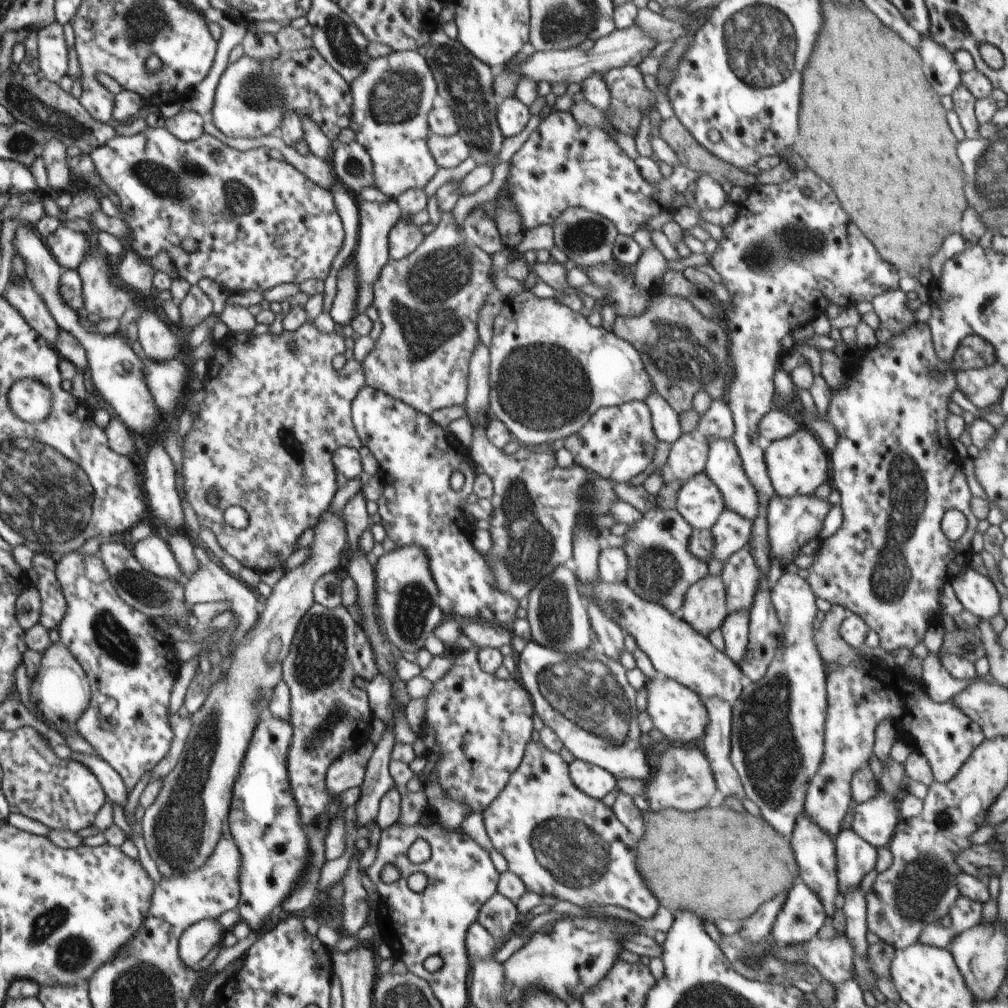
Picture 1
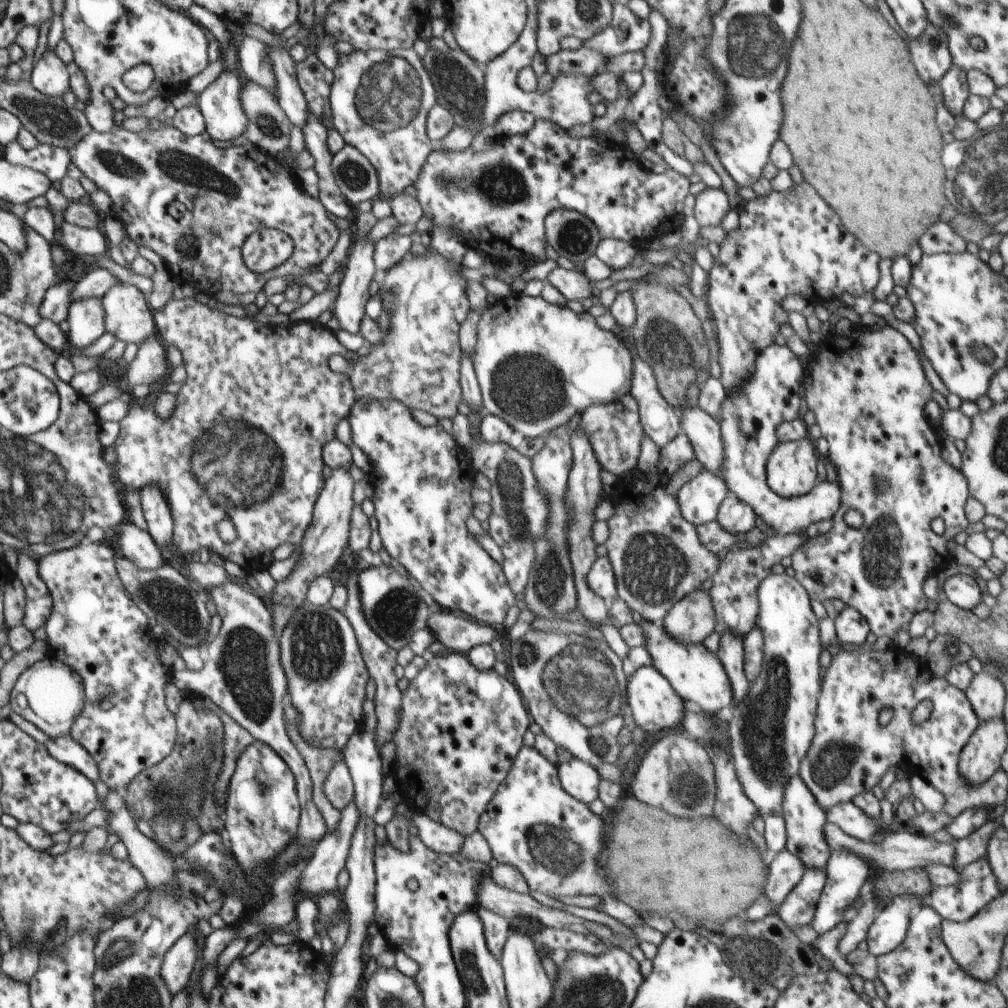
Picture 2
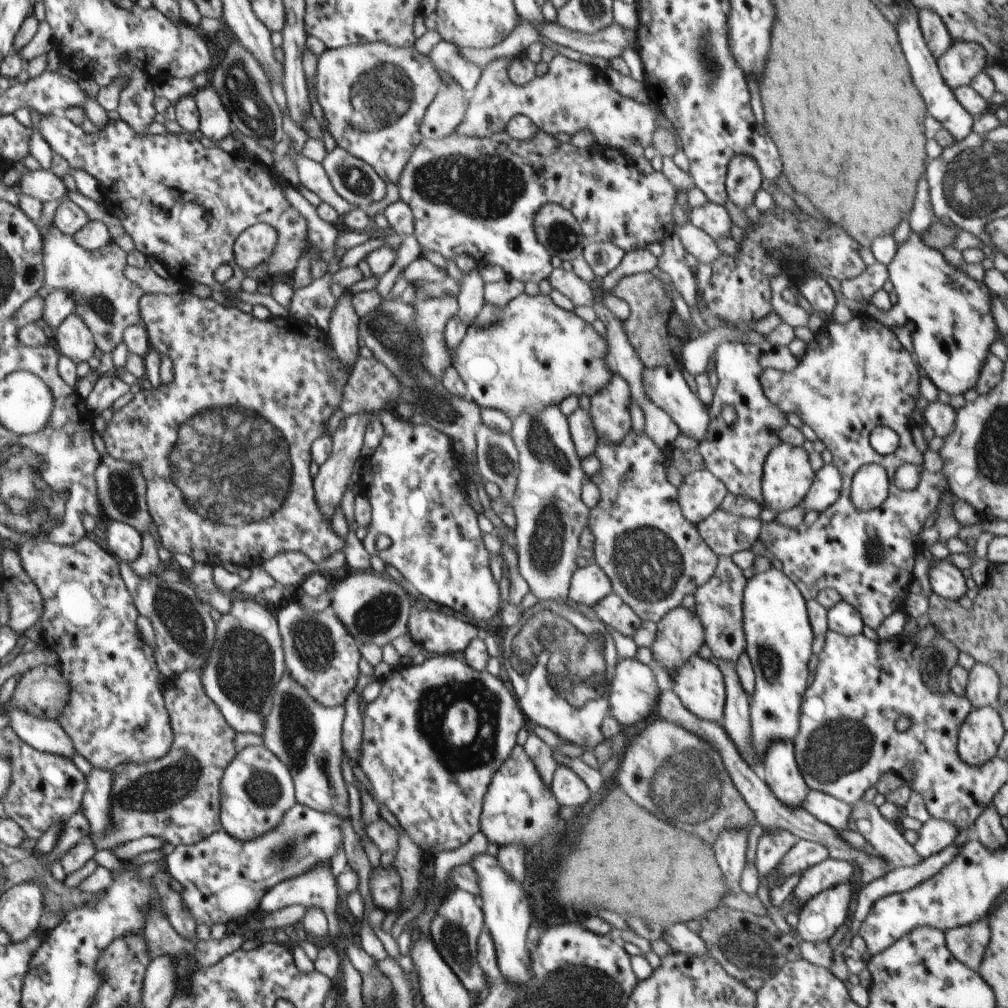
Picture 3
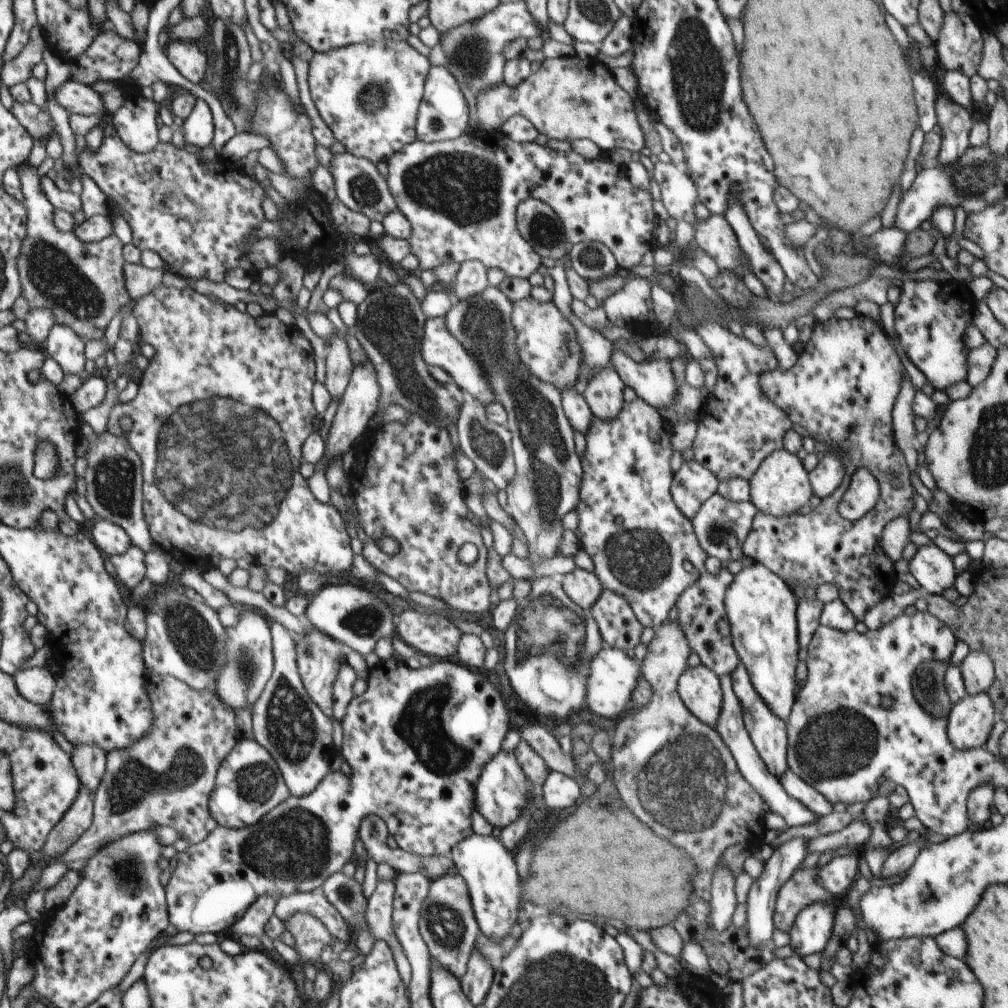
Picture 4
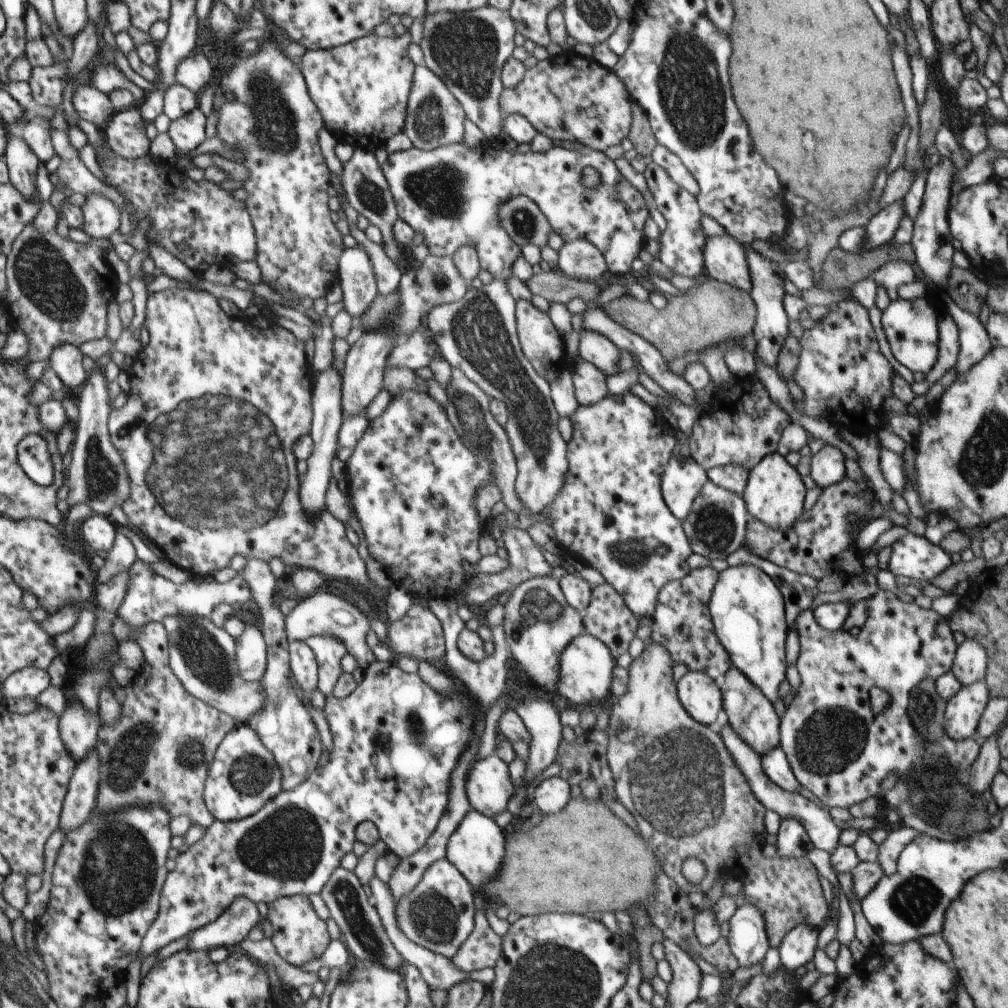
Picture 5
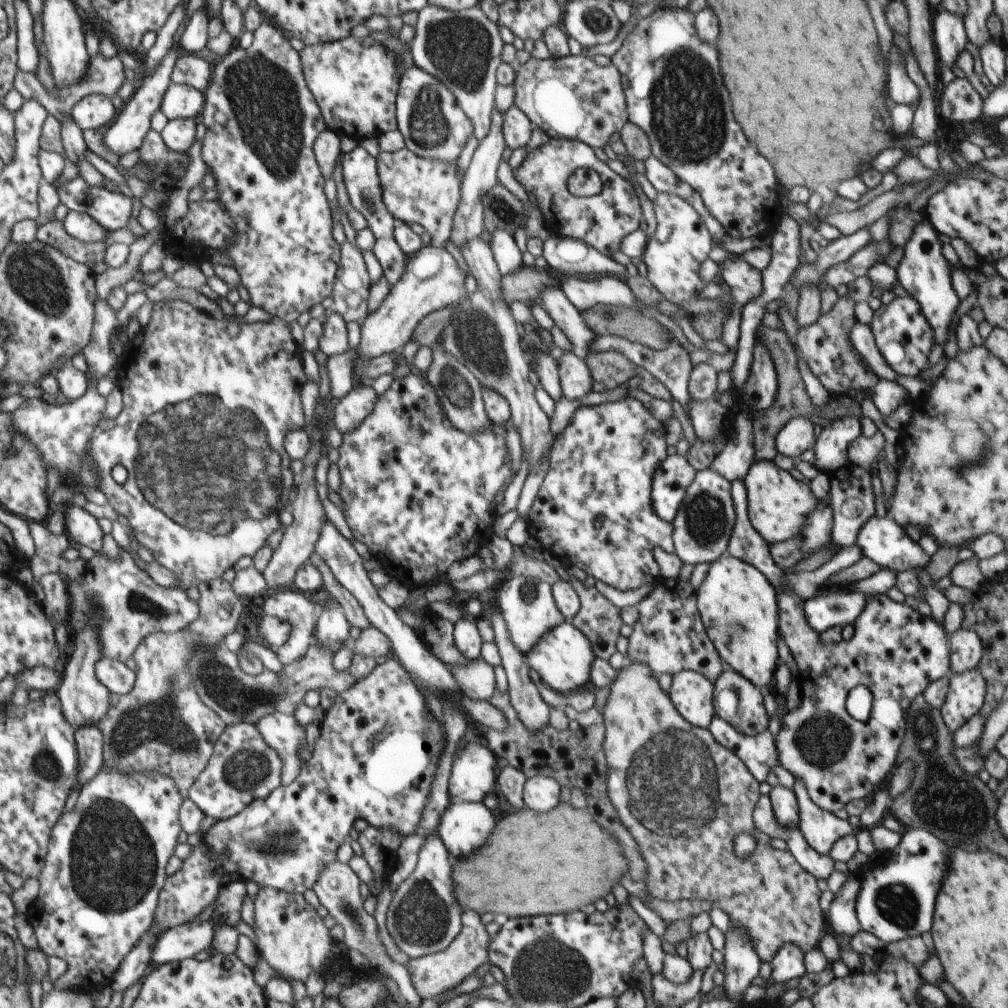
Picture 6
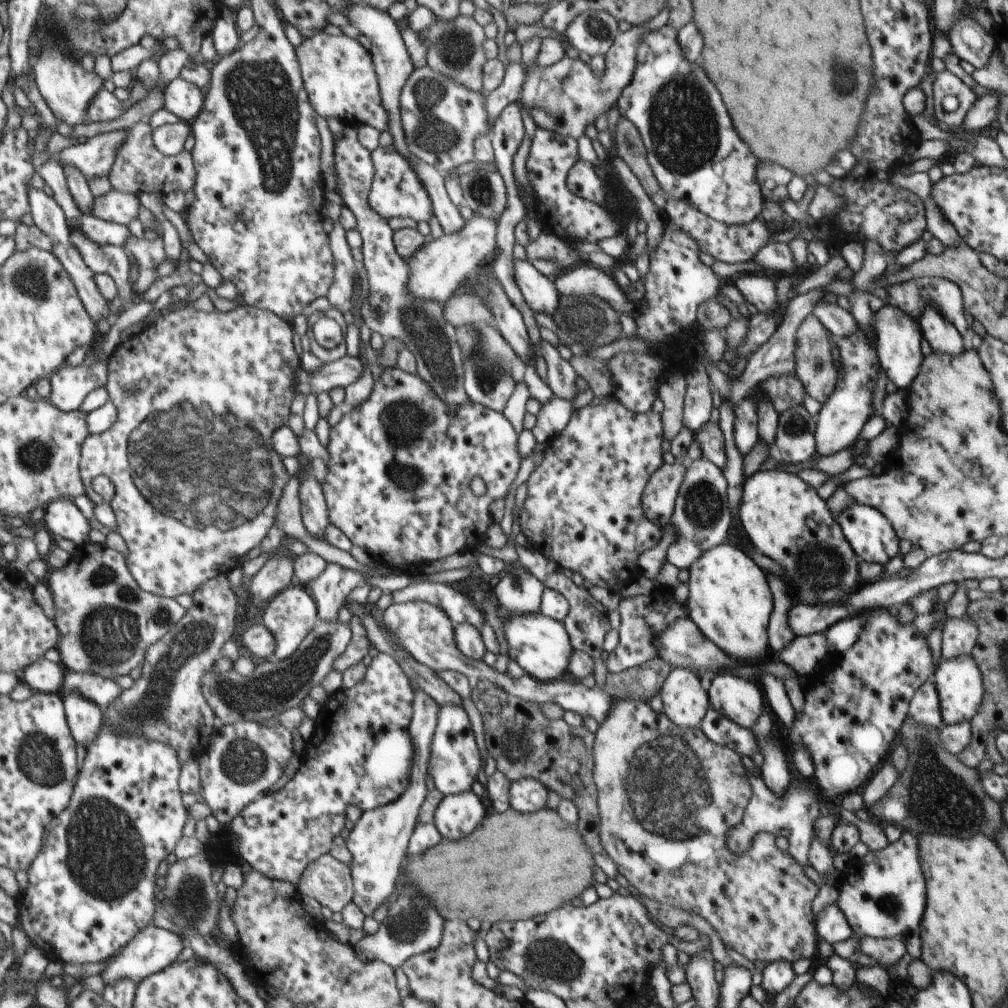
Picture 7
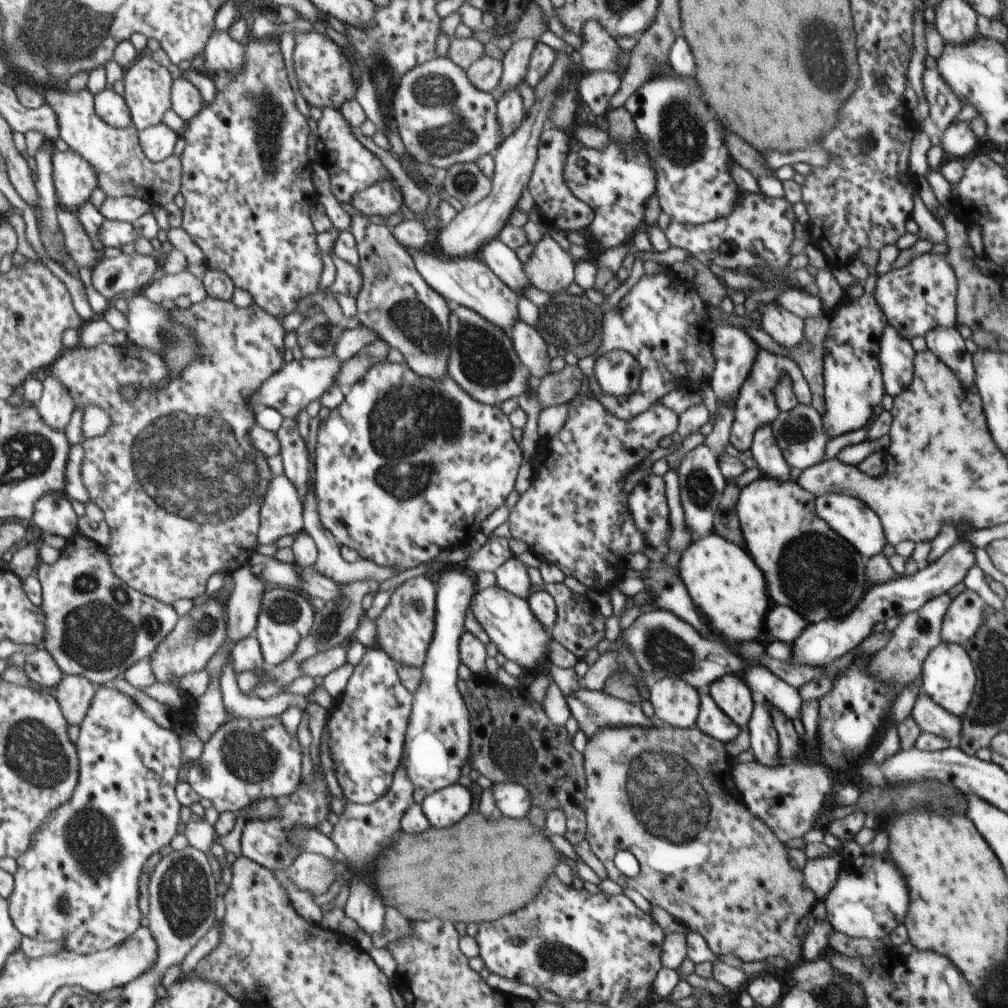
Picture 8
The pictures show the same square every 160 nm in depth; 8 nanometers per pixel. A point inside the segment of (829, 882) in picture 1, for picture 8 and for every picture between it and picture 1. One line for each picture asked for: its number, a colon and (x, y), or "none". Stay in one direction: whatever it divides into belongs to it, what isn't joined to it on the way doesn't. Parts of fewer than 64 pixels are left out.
2: (804, 819)
3: (779, 770)
4: (768, 733)
5: (752, 717)
6: (737, 701)
7: (731, 694)
8: (733, 696)

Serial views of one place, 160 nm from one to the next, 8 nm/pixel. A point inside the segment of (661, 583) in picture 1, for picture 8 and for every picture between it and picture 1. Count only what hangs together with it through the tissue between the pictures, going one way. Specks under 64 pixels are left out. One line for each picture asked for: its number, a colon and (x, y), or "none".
2: (657, 558)
3: (653, 557)
4: (644, 549)
5: (610, 514)
6: (593, 510)
7: (583, 510)
8: (575, 508)

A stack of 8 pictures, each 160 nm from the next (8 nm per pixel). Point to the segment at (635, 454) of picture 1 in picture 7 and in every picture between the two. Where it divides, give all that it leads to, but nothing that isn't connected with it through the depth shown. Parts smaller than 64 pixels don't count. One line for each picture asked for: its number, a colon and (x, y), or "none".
2: (614, 430)
3: (610, 407)
4: (604, 394)
5: (589, 382)
6: (575, 380)
7: (561, 376)

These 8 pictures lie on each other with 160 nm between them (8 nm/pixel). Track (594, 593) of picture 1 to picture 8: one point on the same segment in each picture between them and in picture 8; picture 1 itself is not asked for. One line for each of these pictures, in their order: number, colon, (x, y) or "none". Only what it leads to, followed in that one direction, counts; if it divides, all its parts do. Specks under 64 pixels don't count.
2: (696, 674)
3: (699, 684)
4: (699, 688)
5: (700, 695)
6: (692, 695)
7: (685, 702)
8: (676, 703)

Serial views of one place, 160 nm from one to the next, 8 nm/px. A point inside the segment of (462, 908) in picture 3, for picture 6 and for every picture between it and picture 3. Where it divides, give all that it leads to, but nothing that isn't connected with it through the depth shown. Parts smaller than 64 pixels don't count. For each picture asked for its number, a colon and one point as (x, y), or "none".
4: (448, 926)
5: (438, 913)
6: (423, 918)

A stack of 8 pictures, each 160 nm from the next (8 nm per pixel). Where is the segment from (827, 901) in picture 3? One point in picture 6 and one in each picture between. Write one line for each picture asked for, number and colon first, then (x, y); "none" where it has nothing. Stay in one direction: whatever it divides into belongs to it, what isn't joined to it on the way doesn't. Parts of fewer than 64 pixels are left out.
4: (813, 927)
5: (798, 948)
6: (789, 962)

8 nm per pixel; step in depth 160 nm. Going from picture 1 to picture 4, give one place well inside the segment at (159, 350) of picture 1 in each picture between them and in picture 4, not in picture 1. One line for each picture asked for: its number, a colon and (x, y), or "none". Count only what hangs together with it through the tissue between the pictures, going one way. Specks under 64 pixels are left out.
2: (126, 314)
3: (106, 300)
4: (83, 283)

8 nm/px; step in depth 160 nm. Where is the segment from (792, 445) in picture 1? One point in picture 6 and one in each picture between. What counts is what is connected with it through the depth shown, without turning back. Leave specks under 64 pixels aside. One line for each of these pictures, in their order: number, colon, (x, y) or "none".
2: (791, 472)
3: (787, 476)
4: (781, 487)
5: (775, 494)
6: (778, 505)

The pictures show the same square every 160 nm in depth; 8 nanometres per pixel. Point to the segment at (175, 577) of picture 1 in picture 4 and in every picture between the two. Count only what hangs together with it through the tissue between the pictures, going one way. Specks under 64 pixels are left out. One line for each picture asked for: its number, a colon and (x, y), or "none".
2: (136, 544)
3: (123, 541)
4: (110, 538)

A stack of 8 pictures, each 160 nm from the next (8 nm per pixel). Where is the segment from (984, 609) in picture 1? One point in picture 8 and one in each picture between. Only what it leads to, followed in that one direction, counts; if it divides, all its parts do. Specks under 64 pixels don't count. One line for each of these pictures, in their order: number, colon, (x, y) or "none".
2: (963, 591)
3: (946, 581)
4: (934, 570)
5: (914, 557)
6: (887, 544)
7: (872, 537)
8: (851, 518)

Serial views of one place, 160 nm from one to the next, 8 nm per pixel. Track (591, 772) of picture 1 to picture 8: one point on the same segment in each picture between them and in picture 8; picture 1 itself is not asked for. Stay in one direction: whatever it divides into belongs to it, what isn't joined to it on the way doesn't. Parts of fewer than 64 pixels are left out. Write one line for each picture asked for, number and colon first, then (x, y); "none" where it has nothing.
2: (578, 779)
3: (569, 790)
4: (559, 791)
5: (551, 796)
6: (541, 794)
7: (527, 795)
8: (513, 799)

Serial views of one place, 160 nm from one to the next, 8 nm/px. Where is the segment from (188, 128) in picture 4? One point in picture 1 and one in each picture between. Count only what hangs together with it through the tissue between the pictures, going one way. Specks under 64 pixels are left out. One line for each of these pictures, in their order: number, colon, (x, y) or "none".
1: (252, 96)
2: (219, 103)
3: (214, 121)

